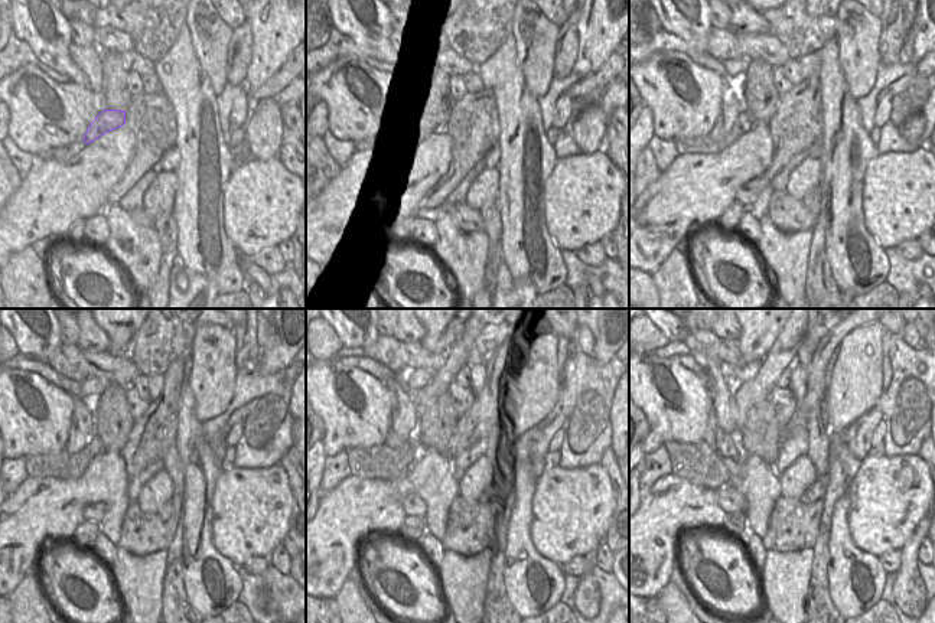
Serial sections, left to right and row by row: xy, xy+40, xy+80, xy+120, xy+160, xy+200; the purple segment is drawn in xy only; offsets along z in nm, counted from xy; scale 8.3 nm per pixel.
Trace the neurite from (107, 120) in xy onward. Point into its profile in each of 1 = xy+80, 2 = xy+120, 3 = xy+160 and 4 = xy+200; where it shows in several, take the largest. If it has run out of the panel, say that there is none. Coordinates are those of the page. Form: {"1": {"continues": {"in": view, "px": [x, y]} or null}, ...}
{"1": {"continues": {"in": "xy+80", "px": [745, 121]}}, "2": {"continues": {"in": "xy+120", "px": [61, 465]}}, "3": {"continues": {"in": "xy+160", "px": [381, 462]}}, "4": {"continues": {"in": "xy+200", "px": [699, 463]}}}

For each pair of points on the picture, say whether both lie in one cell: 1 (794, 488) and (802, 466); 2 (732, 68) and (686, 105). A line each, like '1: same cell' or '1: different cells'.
1: same cell
2: different cells

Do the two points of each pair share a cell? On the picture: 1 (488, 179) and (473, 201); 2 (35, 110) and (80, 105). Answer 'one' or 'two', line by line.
1: one
2: one

